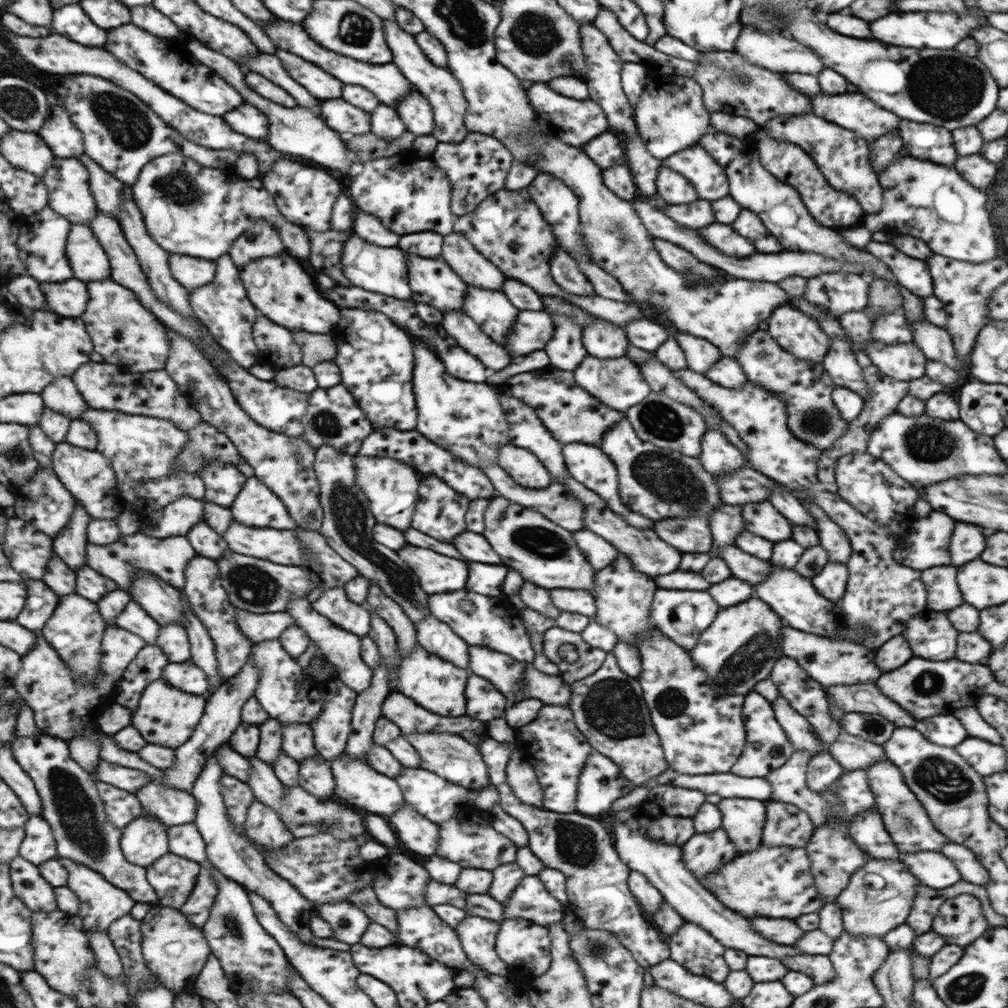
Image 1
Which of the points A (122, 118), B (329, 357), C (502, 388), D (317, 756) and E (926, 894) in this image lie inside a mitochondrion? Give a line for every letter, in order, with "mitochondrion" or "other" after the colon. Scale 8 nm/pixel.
A: mitochondrion
B: other
C: other
D: other
E: other

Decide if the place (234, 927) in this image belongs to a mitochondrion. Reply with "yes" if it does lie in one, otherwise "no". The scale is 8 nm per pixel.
yes

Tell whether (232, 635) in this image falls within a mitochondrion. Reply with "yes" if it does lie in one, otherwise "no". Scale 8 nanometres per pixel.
no

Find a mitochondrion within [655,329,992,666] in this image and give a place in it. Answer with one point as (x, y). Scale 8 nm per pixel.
(927, 443)

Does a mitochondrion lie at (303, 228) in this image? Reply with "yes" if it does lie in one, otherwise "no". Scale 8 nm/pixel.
no

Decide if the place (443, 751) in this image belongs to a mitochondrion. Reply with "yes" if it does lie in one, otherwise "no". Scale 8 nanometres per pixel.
yes

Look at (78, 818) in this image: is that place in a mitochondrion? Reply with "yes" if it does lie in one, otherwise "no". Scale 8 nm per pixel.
yes

